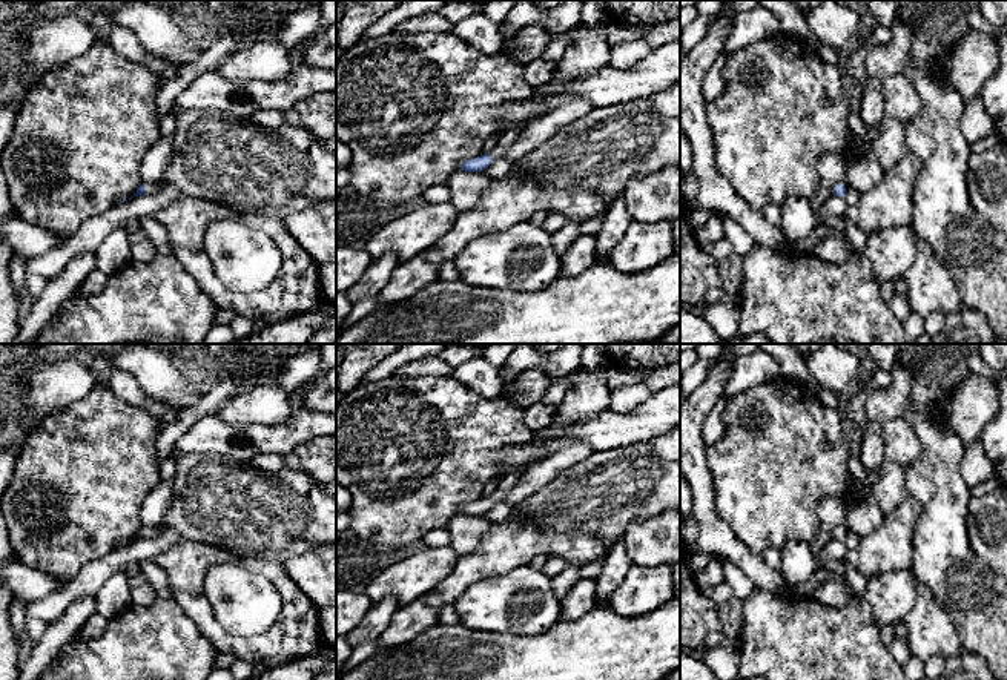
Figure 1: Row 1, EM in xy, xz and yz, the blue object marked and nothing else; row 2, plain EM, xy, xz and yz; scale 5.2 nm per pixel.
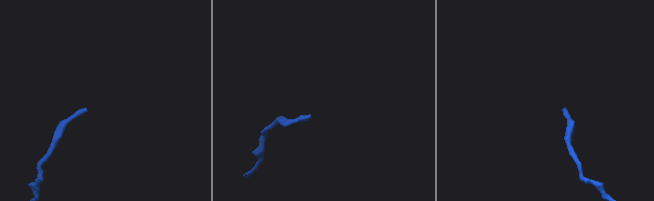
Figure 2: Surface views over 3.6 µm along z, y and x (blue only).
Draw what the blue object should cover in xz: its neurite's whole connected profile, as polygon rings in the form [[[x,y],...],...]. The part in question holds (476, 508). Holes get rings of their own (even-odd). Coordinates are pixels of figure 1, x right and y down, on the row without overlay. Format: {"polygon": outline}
{"polygon": [[[528,465],[522,471],[504,474],[497,480],[497,487],[496,487],[496,491],[493,494],[490,494],[488,497],[484,497],[484,499],[477,500],[477,502],[465,505],[462,508],[462,511],[461,511],[461,514],[465,514],[465,516],[480,516],[480,514],[487,513],[496,502],[505,500],[505,497],[511,493],[511,490],[516,487],[516,484],[522,477],[522,474],[530,467],[531,465]]]}

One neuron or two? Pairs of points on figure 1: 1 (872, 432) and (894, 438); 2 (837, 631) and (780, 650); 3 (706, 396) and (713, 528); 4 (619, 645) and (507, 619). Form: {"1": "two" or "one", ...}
{"1": "two", "2": "one", "3": "one", "4": "two"}

